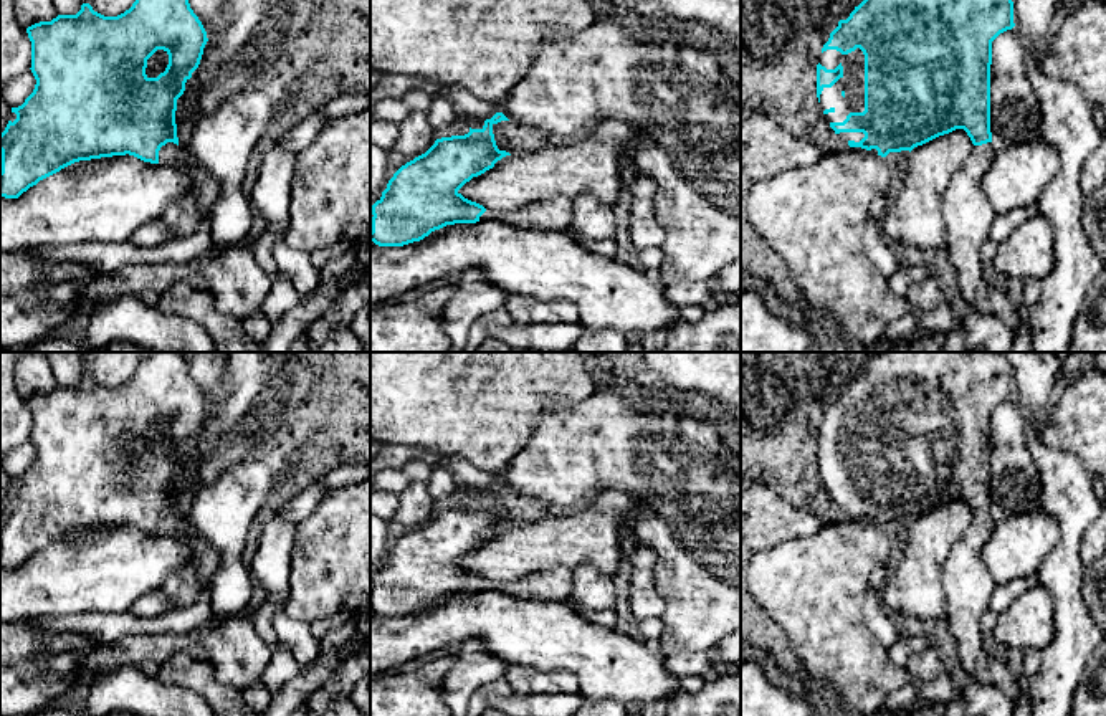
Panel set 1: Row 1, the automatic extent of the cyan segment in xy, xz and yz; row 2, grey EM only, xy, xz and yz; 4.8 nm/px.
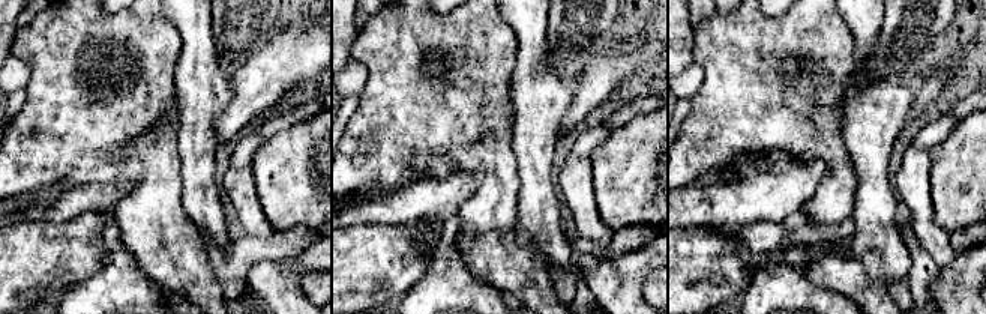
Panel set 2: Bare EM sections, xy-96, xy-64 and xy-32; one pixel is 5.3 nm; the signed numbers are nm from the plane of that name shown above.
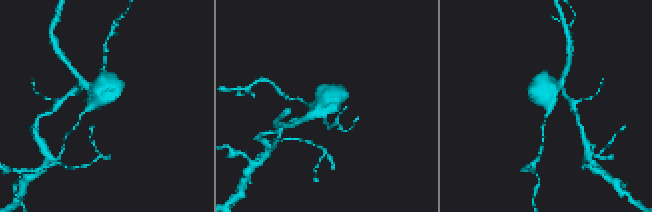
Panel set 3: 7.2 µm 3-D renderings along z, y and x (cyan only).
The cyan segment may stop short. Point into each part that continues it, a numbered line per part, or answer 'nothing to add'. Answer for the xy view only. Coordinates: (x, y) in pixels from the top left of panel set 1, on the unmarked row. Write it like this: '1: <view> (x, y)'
1: xy (171, 525)

